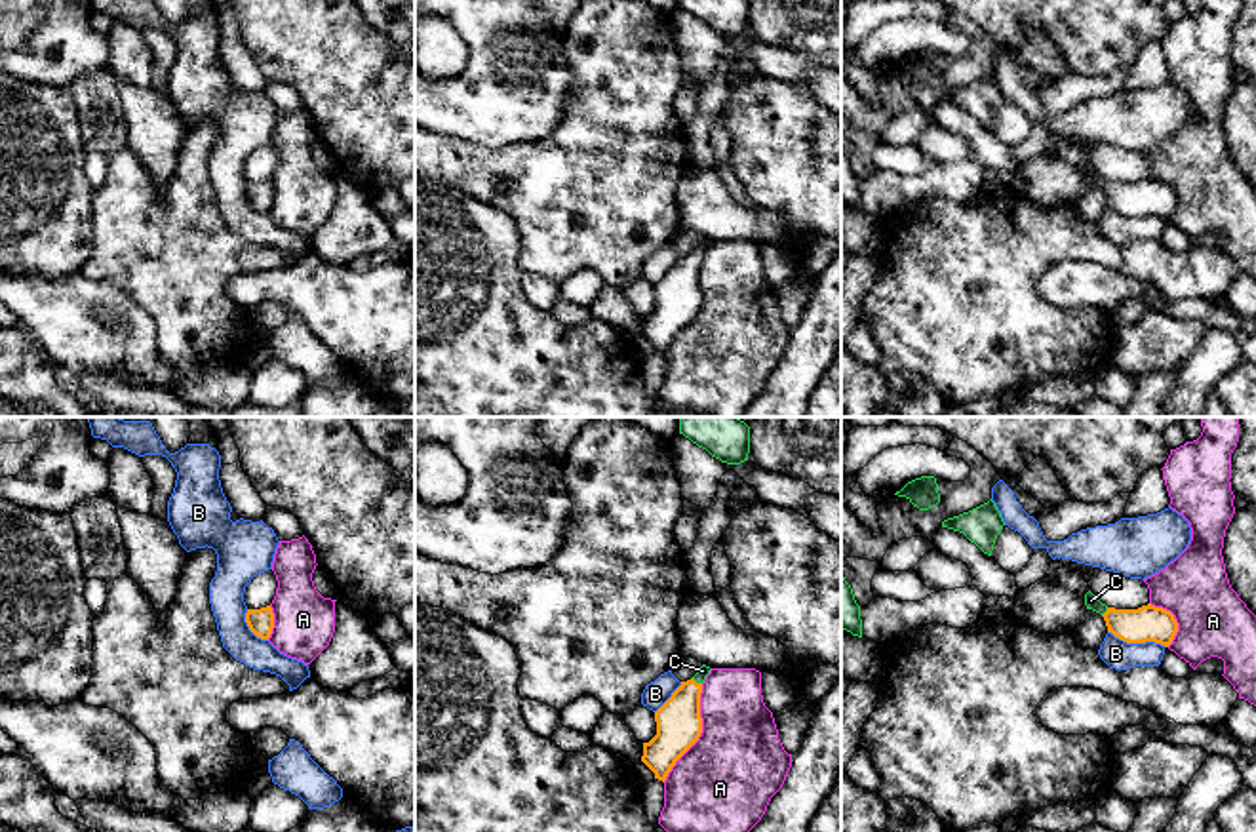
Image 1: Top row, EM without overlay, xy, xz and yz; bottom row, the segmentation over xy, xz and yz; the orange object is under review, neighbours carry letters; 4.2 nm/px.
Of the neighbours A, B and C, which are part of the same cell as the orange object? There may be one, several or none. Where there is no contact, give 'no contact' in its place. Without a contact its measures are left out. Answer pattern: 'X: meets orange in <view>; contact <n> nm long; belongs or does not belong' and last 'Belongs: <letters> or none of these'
A: meets orange in xz; contact 440 nm long; does not belong
B: meets orange in yz; contact 260 nm long; does not belong
C: meets orange in yz; contact 50 nm long; belongs
Belongs: C

